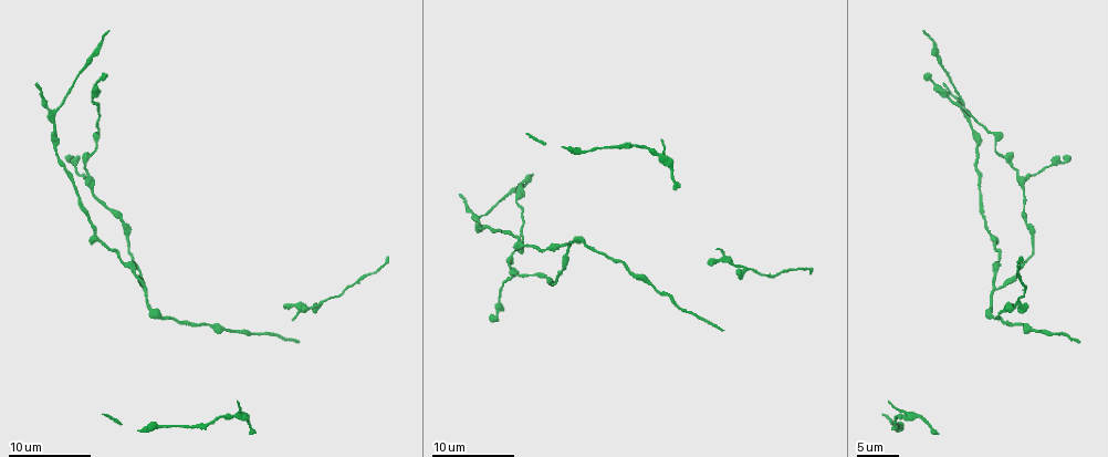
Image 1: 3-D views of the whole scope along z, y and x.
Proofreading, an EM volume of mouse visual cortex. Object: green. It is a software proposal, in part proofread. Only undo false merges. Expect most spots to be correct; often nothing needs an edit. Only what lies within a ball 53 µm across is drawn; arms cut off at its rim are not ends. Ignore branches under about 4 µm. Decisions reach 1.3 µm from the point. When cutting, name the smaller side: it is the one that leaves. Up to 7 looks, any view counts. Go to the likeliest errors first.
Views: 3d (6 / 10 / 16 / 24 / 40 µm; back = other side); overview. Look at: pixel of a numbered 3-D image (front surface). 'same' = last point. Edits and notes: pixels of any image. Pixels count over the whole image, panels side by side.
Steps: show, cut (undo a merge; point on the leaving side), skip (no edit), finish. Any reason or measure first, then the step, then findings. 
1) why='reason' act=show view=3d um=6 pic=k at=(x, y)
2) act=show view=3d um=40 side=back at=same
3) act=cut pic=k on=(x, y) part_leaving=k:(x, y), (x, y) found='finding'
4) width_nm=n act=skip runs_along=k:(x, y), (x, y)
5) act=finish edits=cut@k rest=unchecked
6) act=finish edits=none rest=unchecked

why='three arms meet' act=show view=3d um=6 pic=1 at=(995, 287)

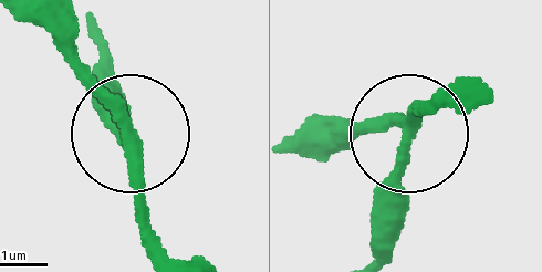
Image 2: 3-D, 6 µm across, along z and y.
act=show view=3d um=6 side=back pic=2 at=(131, 141)

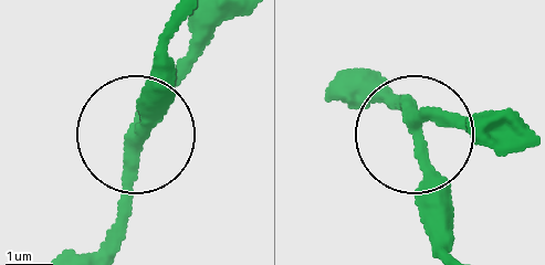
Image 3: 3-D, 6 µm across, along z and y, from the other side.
act=skip runs_along=3:(100, 246), (139, 144), (150, 61) found='continuous, no second cell'

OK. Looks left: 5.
act=show view=3d um=10 pic=1 at=(300, 309)

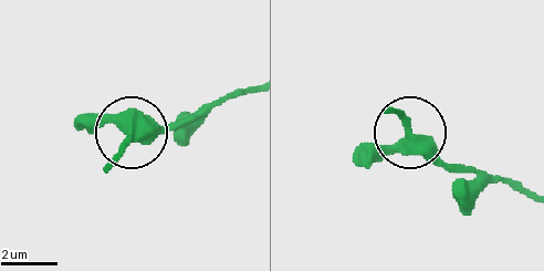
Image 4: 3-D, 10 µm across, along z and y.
width_nm=480 act=skip found='continuous, no second cell'

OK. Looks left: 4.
why='three-way junction' act=show view=3d um=10 pic=1 at=(1024, 180)

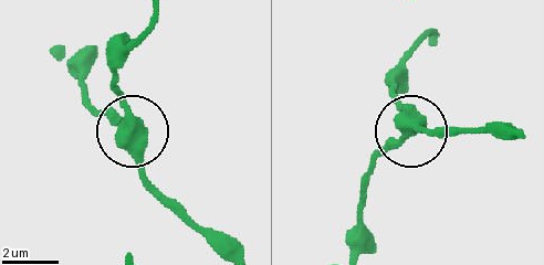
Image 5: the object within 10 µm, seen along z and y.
act=skip found='one cell here'

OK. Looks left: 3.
act=finish edits=none rest=unchecked

